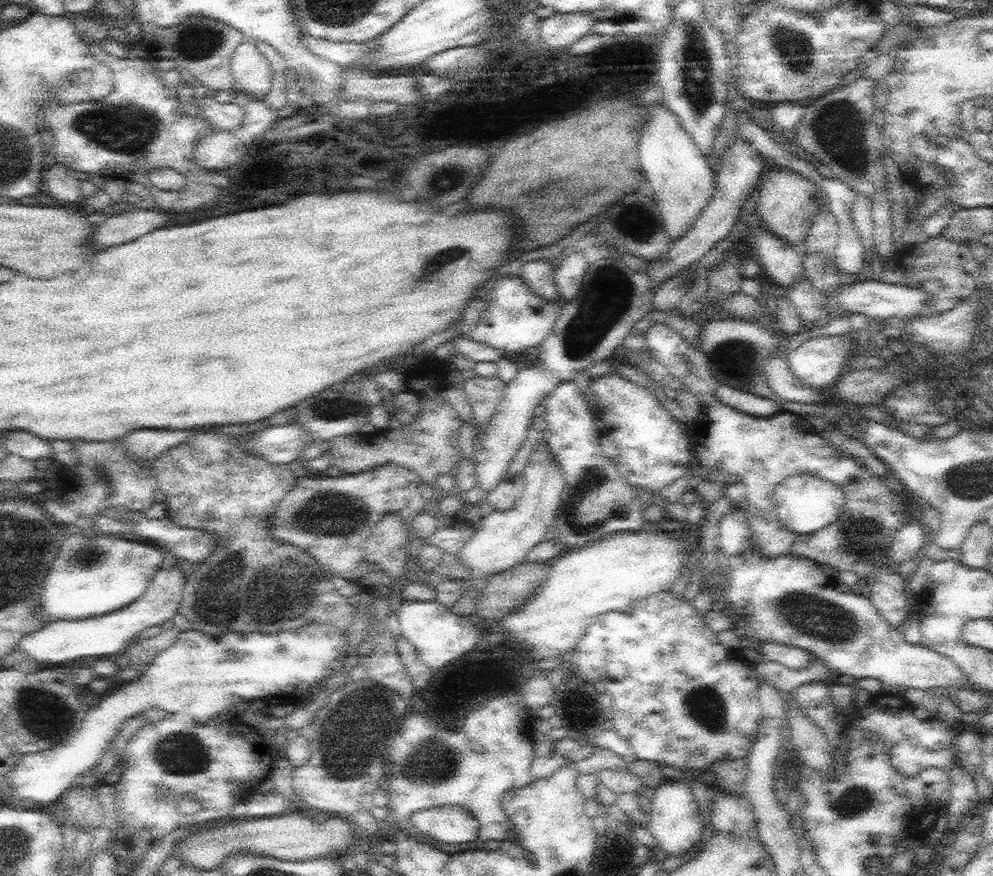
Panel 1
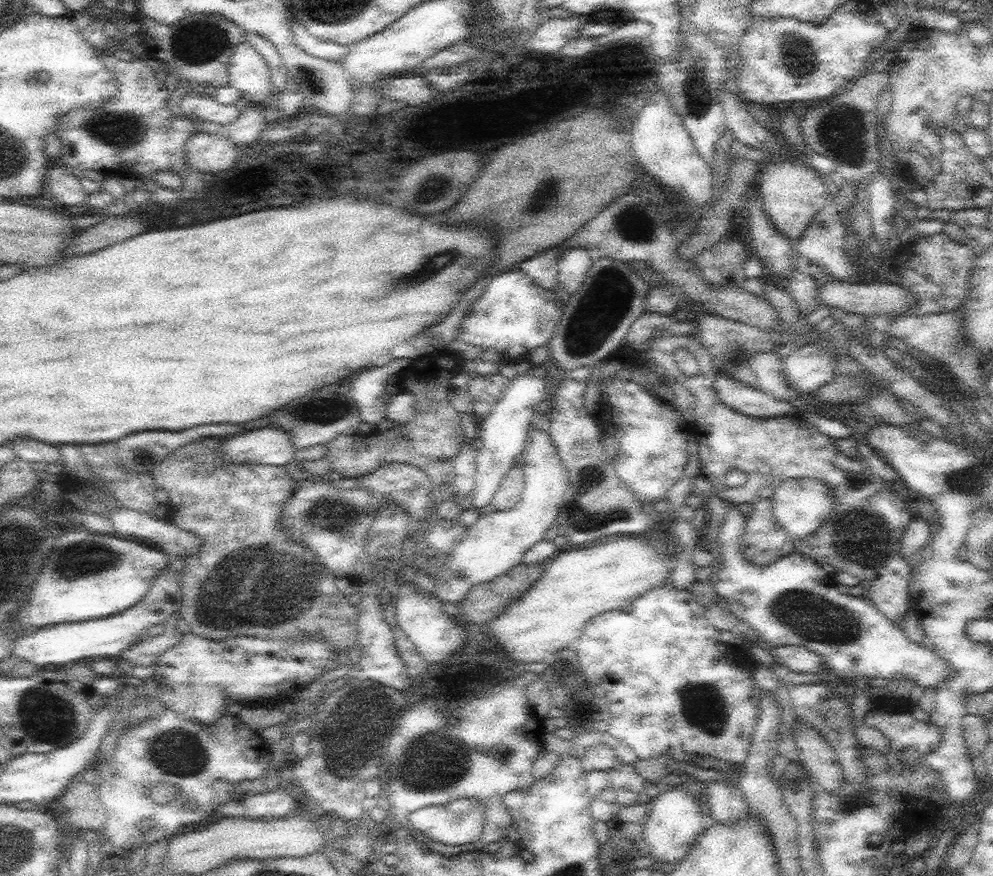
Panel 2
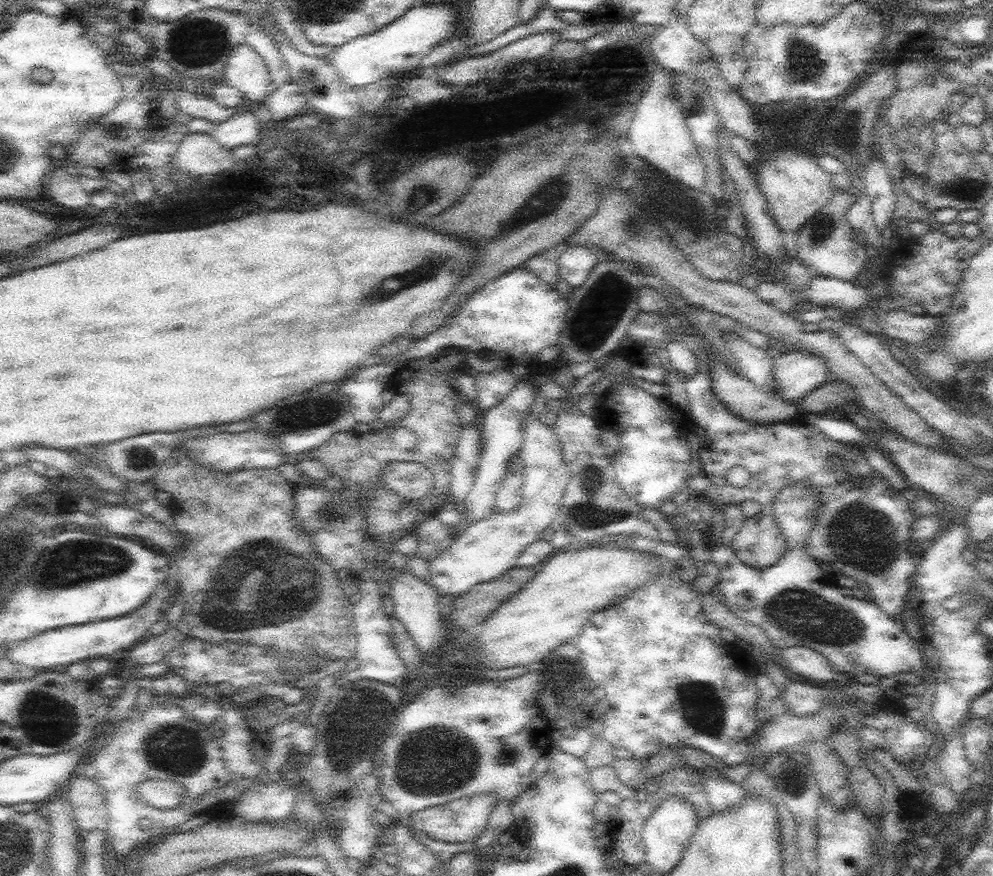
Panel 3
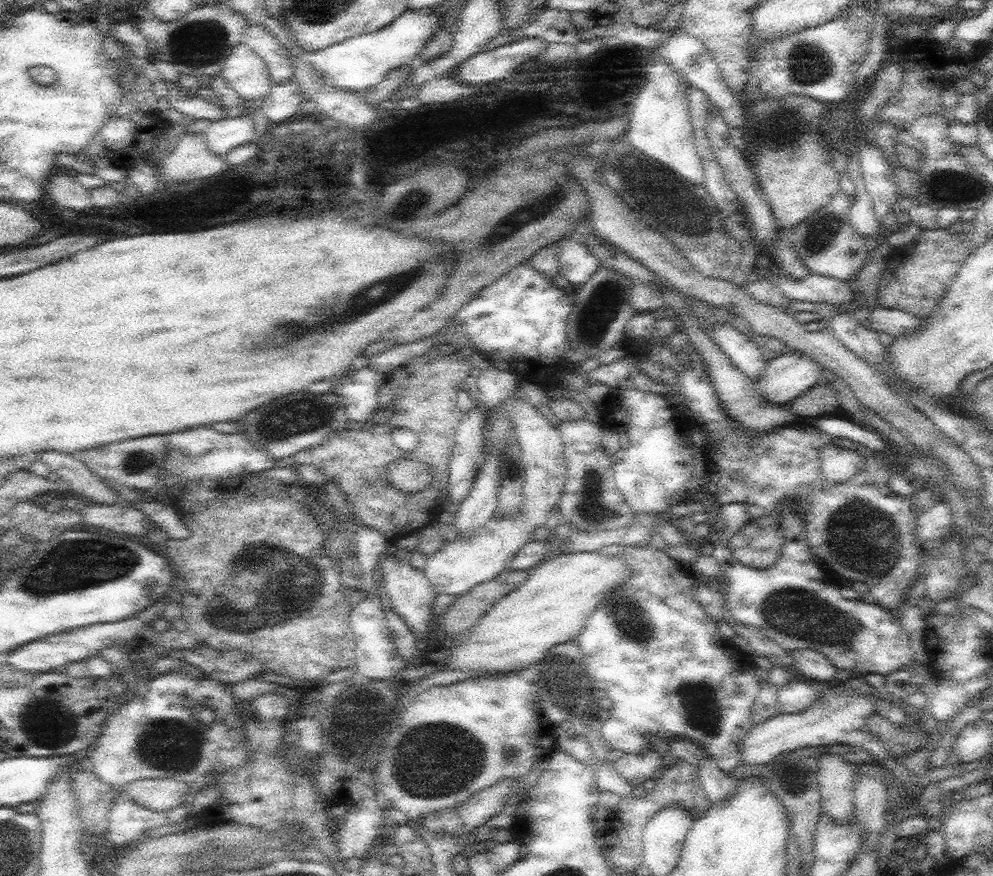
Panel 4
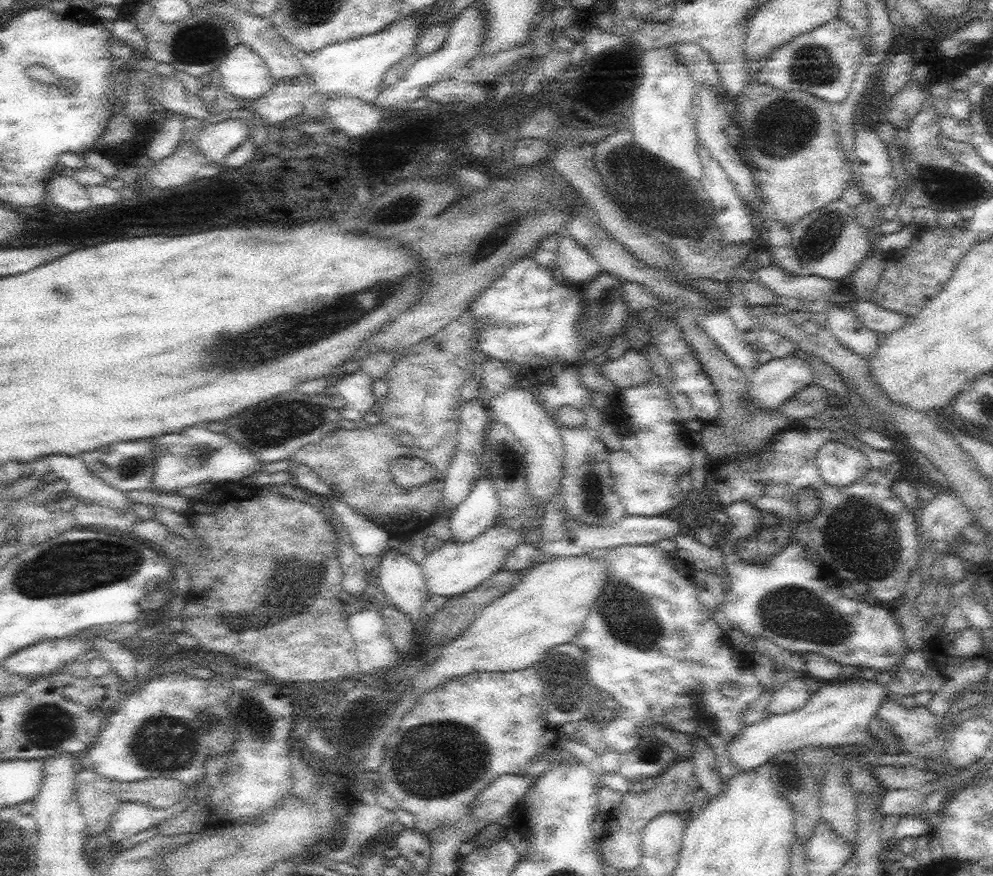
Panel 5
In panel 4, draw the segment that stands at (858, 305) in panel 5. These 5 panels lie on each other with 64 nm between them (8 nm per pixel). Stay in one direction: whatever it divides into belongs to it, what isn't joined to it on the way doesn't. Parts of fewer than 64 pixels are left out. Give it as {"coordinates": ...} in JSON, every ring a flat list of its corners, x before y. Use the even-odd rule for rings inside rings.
{"coordinates":[[871,304,871,312,869,312,869,322,867,326,875,332,885,332,889,336,903,336,903,334,911,334,913,330,917,330,921,324,921,318,907,314,903,310,889,310,877,304]]}

